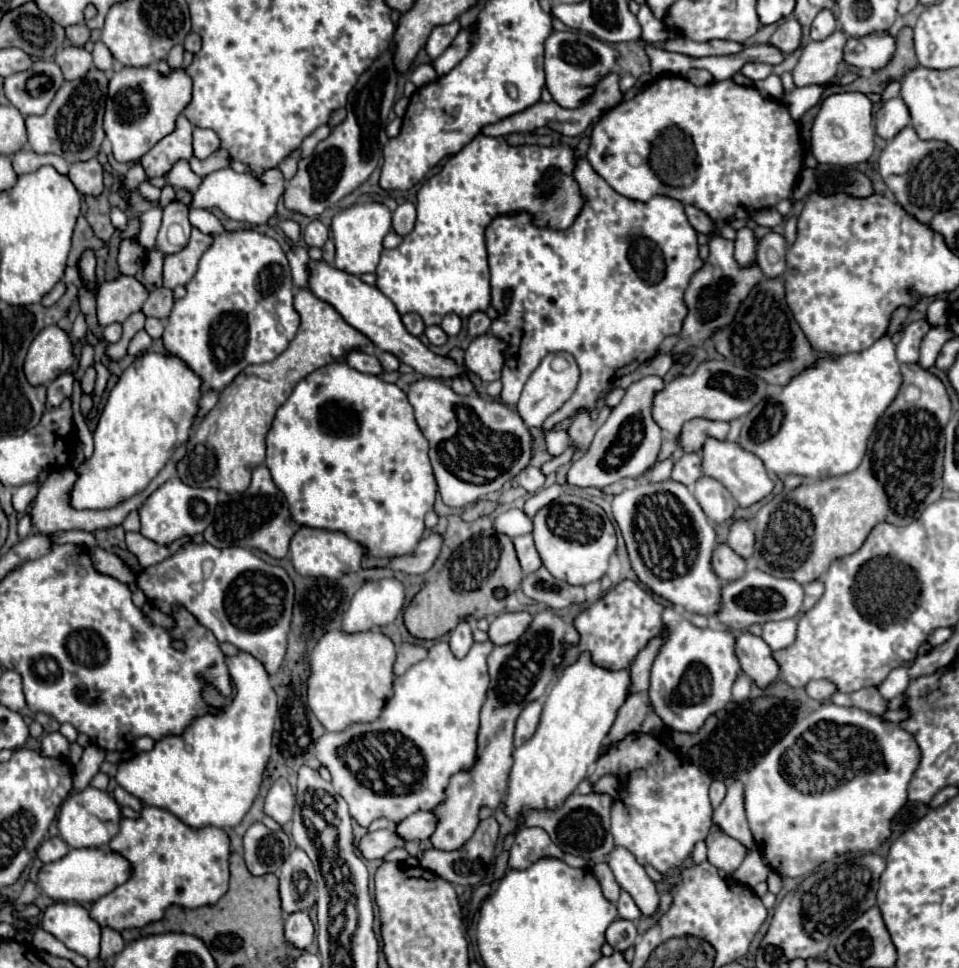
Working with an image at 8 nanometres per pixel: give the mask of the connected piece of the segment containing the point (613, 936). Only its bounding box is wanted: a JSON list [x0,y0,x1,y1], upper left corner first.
[606,920,636,952]

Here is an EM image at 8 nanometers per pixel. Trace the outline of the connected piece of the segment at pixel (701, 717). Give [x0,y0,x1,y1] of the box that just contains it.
[648,606,742,732]

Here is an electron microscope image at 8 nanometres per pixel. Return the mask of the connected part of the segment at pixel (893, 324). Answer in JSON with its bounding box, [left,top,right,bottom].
[888,306,910,336]

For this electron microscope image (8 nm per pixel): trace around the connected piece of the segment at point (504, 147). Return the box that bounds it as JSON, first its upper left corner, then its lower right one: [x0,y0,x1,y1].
[376,134,584,326]

